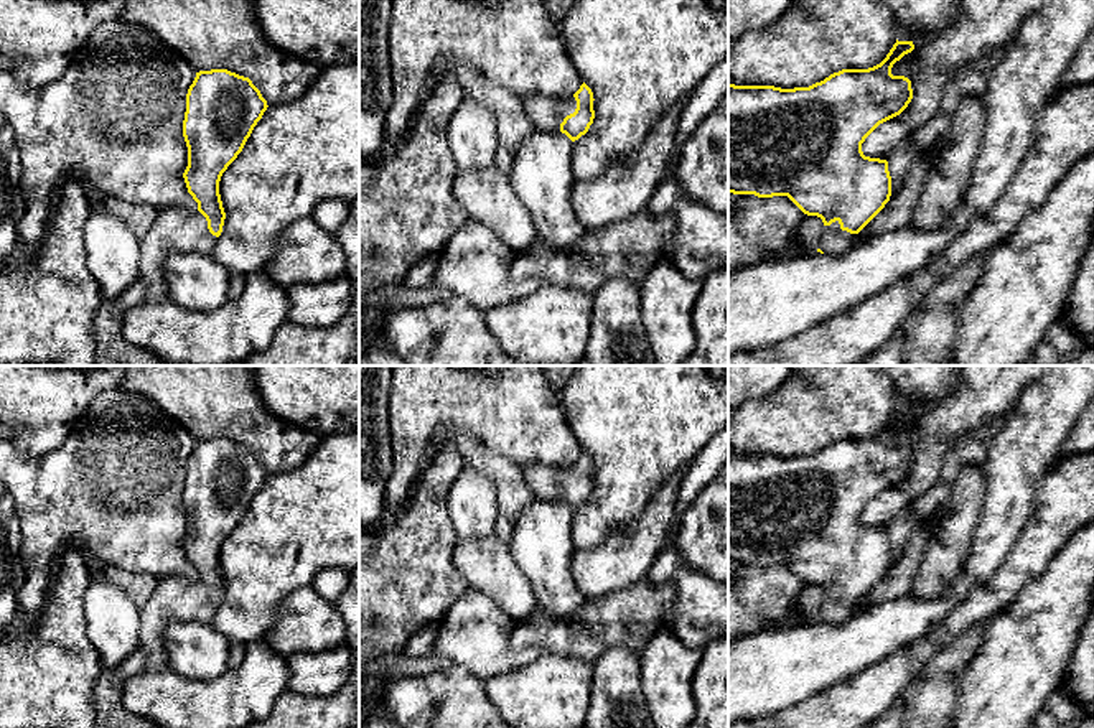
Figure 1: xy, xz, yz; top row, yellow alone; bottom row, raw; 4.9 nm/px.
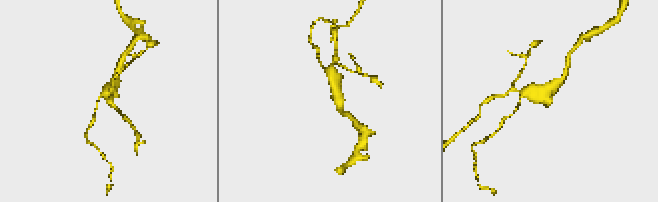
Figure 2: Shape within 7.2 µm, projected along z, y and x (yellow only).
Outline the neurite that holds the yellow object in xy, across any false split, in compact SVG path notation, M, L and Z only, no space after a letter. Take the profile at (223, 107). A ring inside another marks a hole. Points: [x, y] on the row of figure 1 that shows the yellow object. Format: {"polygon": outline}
{"polygon": "M227 69L196 72L186 94L183 137L188 166L183 178L198 209L161 209L140 239L140 273L147 285L143 303L168 298L163 267L170 252L213 252L226 219L221 176L242 152L267 107L249 77Z"}

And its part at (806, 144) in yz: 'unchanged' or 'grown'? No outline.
grown

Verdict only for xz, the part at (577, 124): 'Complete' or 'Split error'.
Split error

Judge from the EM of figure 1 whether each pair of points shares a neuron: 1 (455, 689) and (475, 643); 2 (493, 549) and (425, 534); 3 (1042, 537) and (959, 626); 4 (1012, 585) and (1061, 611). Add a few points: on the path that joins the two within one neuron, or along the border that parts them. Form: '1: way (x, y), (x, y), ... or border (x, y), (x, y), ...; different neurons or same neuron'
1: border (452, 664), (462, 666), (485, 682); different neurons
2: border (457, 541), (453, 565), (463, 578); different neurons
3: way (1027, 559), (981, 605); same neuron
4: border (1048, 562), (994, 616); different neurons

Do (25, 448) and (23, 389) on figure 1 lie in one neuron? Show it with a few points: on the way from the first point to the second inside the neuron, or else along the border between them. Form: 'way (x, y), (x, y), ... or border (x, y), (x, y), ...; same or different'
way (25, 434), (25, 404); same

